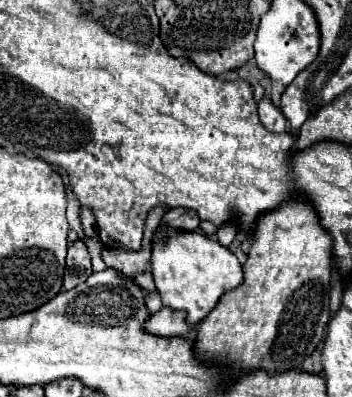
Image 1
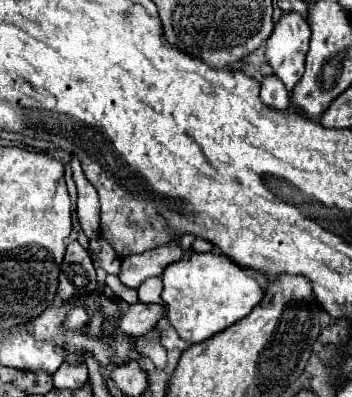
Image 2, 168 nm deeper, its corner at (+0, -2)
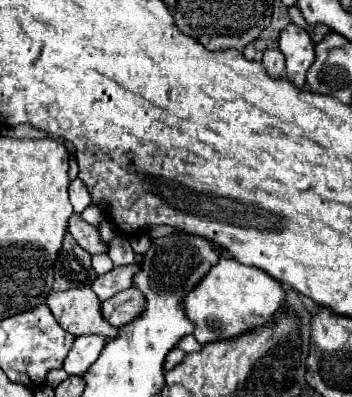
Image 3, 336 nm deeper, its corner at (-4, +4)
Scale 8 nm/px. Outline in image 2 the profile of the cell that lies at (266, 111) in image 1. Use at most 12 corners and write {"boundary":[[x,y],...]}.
{"boundary":[[266,76],[260,100],[272,110],[288,110],[290,96],[276,76]]}

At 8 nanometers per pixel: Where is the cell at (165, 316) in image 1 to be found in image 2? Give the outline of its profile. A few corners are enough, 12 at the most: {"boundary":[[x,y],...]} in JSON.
{"boundary":[[138,302],[120,318],[128,336],[148,334],[166,310],[162,304]]}

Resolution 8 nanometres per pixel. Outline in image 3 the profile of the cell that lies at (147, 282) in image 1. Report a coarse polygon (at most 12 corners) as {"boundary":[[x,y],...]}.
{"boundary":[[76,212],[68,220],[68,232],[90,254],[108,252],[98,230]]}

